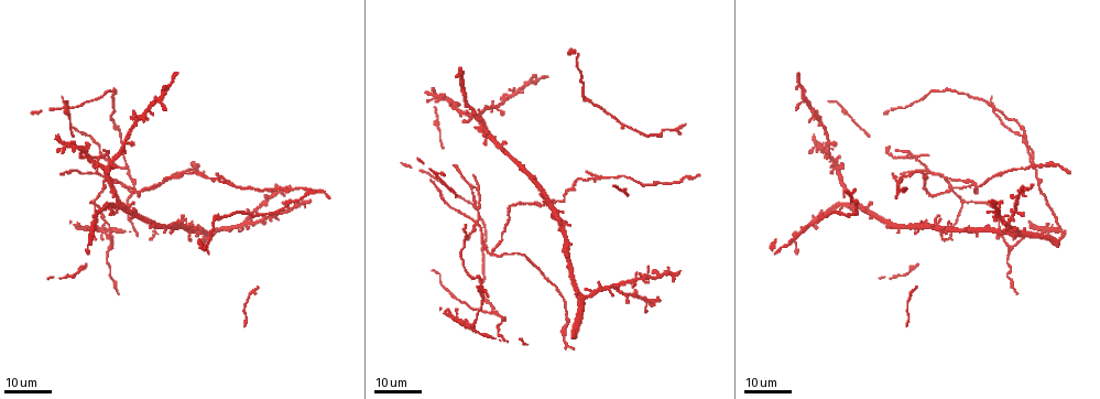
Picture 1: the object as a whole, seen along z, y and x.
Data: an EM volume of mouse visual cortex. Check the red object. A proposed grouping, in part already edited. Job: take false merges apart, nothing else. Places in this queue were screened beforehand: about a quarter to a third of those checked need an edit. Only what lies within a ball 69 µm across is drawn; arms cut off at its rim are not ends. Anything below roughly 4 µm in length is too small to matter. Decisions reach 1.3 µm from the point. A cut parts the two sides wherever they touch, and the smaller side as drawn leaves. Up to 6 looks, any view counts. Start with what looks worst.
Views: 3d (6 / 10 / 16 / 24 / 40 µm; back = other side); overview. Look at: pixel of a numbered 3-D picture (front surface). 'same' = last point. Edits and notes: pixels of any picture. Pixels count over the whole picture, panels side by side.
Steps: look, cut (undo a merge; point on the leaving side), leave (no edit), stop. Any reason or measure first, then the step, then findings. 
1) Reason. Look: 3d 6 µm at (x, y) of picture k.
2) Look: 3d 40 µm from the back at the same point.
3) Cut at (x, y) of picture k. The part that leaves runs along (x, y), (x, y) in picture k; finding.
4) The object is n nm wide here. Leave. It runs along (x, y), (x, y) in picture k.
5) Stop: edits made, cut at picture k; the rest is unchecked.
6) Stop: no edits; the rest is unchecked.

Calibre changes. Look: 3d 24 µm at (910, 153) of picture 1.

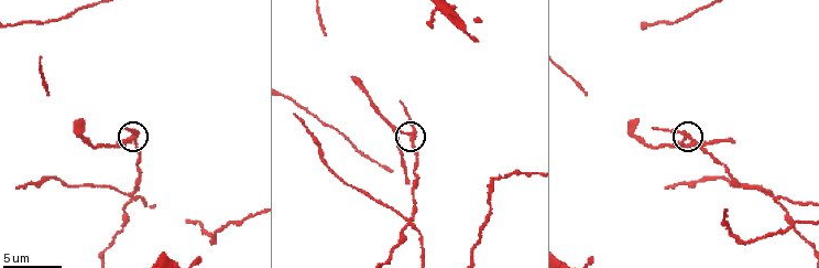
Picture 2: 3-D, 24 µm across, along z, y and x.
Look: 3d 10 µm at (412, 138) of picture 2.

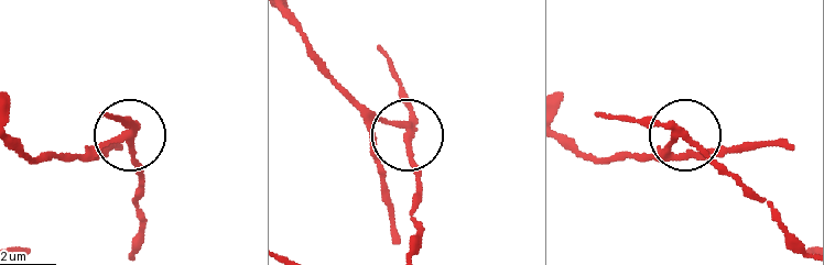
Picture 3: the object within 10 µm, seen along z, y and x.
Cut at (90, 148) of picture 3. The part that leaves runs along (129, 133), (34, 162), (10, 140) in picture 3; two neurons meet here.

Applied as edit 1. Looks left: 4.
A fork. Look: 3d 24 µm at (111, 249) of picture 1.

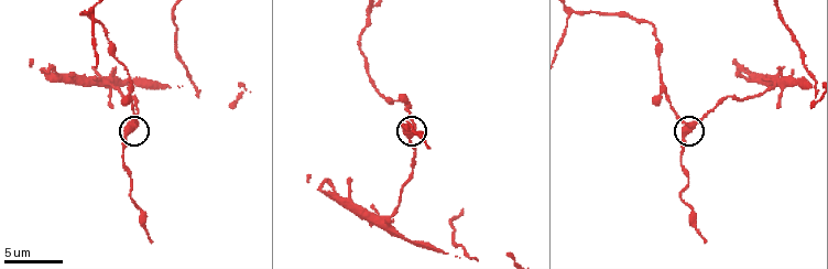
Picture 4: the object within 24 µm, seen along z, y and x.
Closer look. Look: 3d 10 µm at (129, 124) of picture 4.

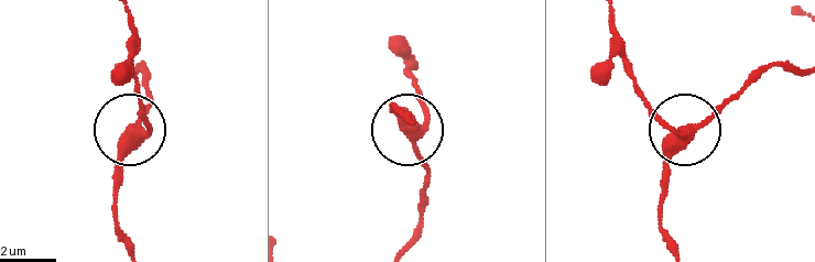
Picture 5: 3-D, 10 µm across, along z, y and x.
Leave. It runs along (608, 12), (618, 54), (634, 83), (686, 140), (660, 194) in picture 5; all the same neuron.

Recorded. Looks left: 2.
Stop: edits made, cut at picture 3; the rest is unchecked.

